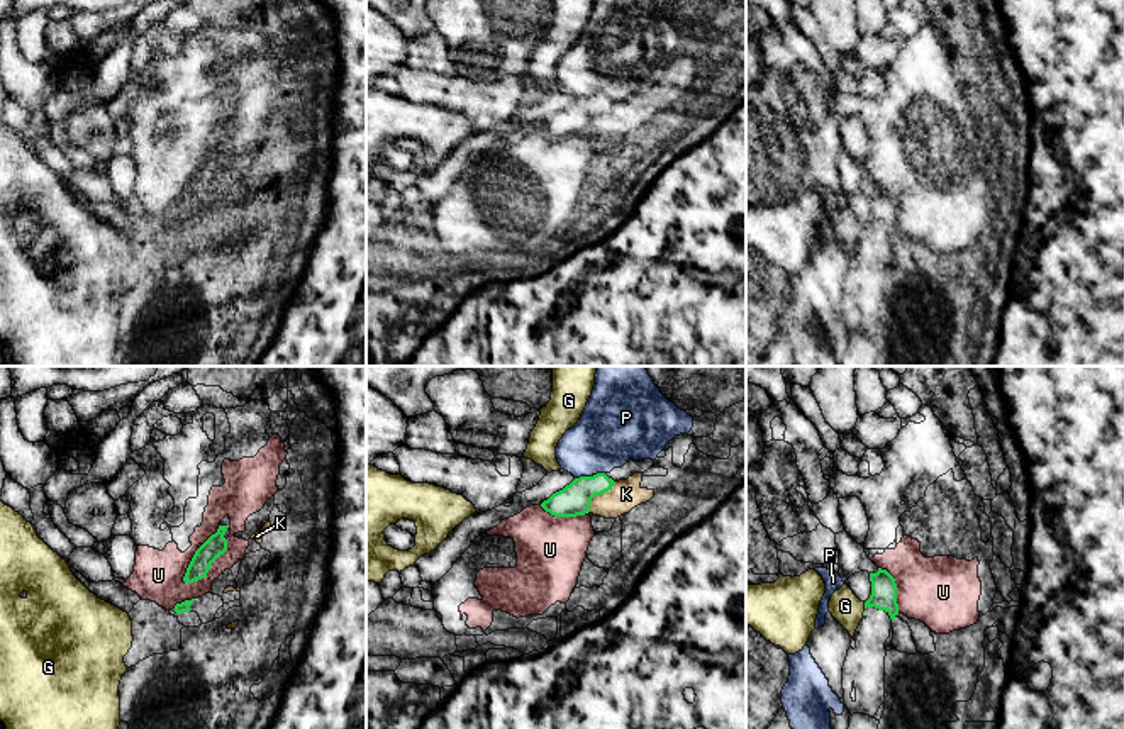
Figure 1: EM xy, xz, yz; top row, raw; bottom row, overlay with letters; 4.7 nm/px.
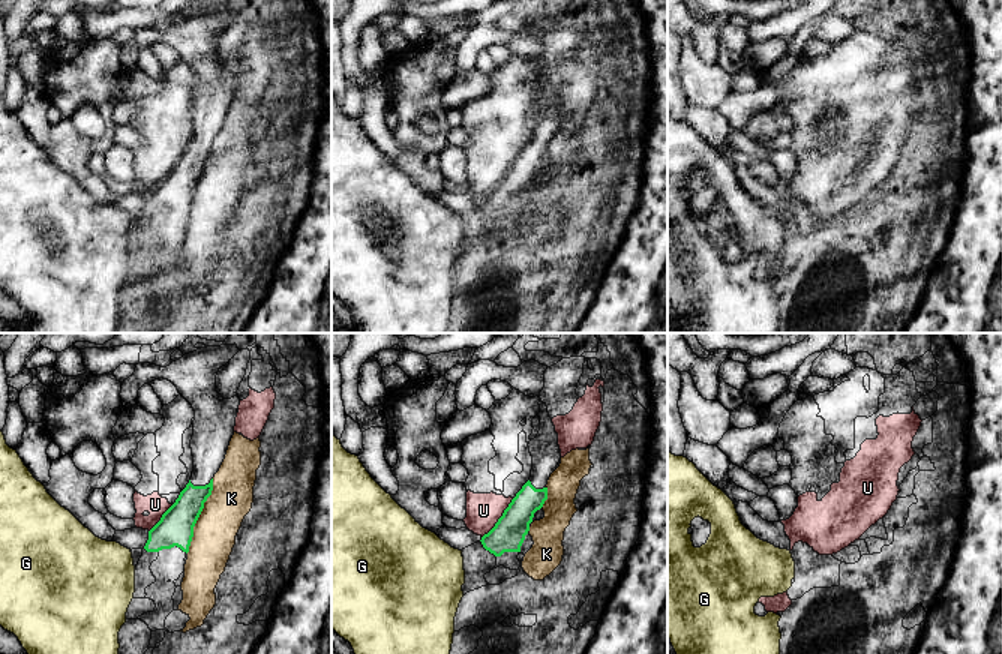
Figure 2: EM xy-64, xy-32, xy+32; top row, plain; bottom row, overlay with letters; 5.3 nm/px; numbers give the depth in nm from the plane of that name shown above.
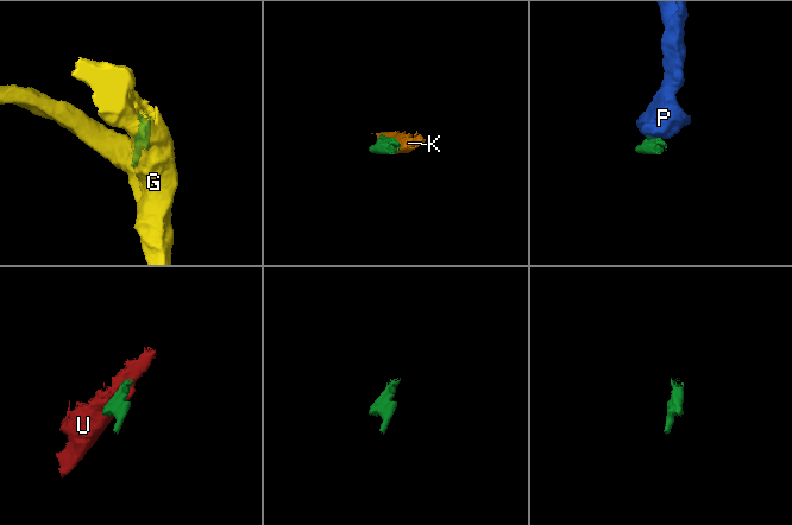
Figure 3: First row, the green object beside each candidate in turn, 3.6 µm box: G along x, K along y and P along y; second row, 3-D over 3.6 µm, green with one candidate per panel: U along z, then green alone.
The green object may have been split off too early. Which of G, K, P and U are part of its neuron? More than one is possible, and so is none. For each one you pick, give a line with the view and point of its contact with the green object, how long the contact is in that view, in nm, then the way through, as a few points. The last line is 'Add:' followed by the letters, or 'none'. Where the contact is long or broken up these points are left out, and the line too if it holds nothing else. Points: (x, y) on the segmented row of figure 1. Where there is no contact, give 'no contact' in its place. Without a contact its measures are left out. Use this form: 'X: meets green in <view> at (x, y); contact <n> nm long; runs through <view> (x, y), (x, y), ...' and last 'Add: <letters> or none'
Add: none

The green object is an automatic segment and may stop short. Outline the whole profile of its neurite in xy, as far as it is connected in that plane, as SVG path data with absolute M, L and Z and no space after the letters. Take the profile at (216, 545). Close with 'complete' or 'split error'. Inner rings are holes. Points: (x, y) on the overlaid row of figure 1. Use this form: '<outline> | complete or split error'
M225 515L215 534L212 534L193 554L186 573L185 583L193 583L207 576L212 563L227 551L227 537L231 534L231 519Z | split error

